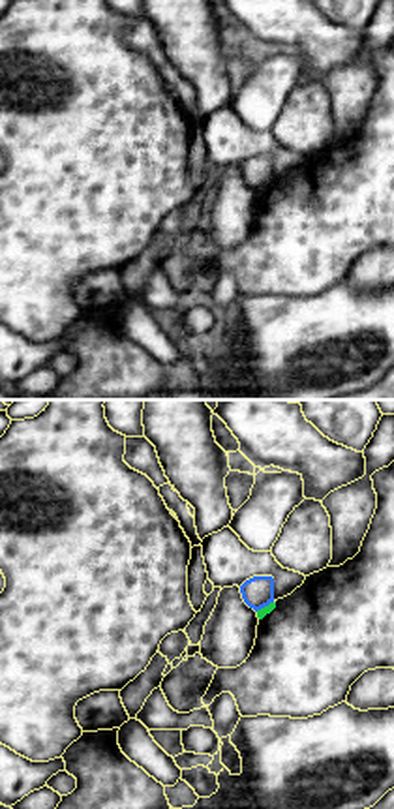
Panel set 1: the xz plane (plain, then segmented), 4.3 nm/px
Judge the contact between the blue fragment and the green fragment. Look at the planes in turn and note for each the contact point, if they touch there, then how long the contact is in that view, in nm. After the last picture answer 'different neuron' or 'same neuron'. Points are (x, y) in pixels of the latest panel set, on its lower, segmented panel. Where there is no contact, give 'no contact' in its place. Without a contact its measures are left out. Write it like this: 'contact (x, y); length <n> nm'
contact (263, 607); length 90 nm

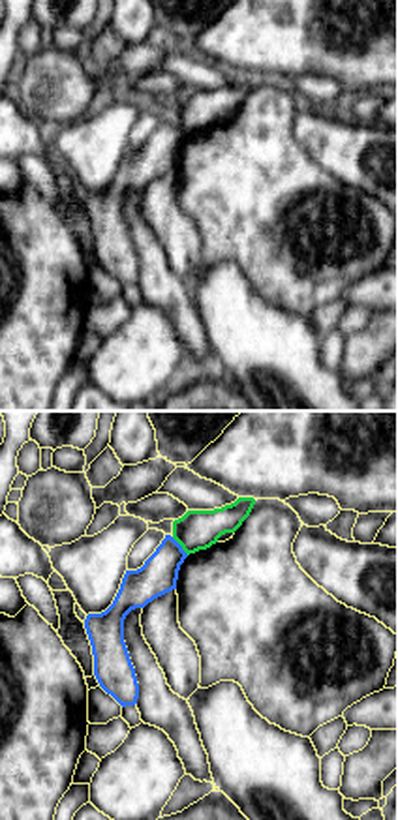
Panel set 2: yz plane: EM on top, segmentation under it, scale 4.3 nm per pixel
contact (181, 546); length 110 nm

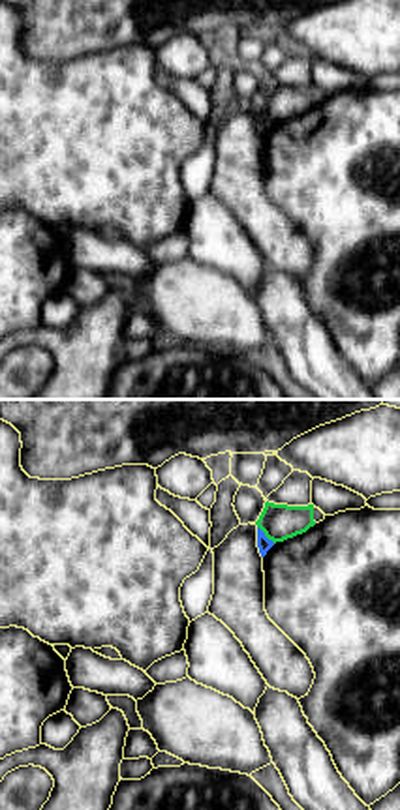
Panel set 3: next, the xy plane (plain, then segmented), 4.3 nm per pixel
contact (263, 535); length 110 nm

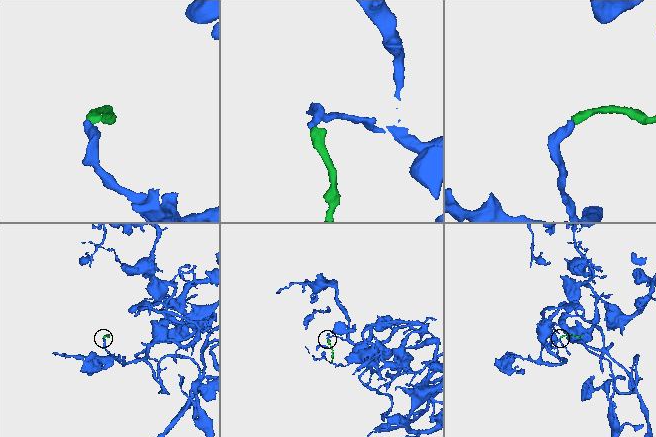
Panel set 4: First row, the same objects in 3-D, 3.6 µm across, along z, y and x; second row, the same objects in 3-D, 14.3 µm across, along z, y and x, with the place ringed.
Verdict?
different neuron

